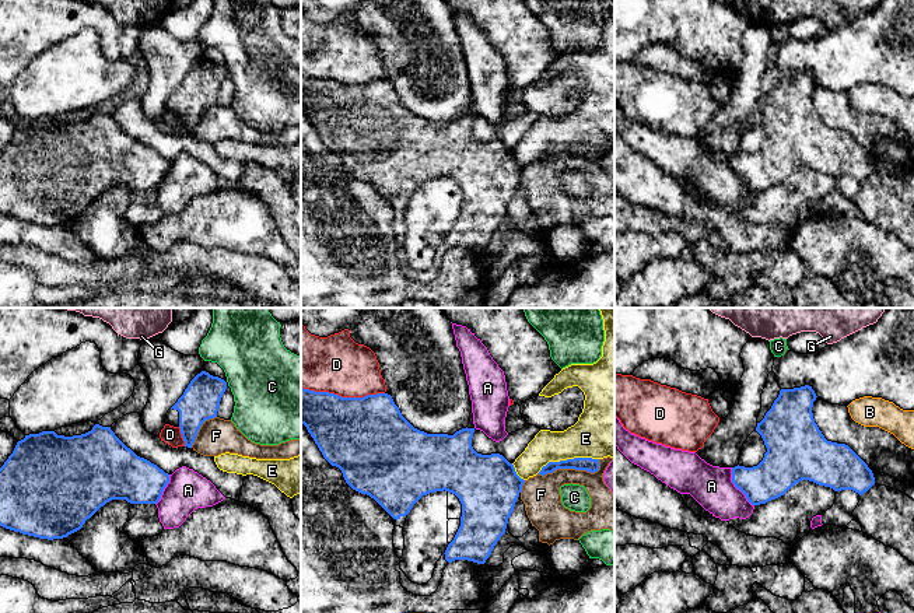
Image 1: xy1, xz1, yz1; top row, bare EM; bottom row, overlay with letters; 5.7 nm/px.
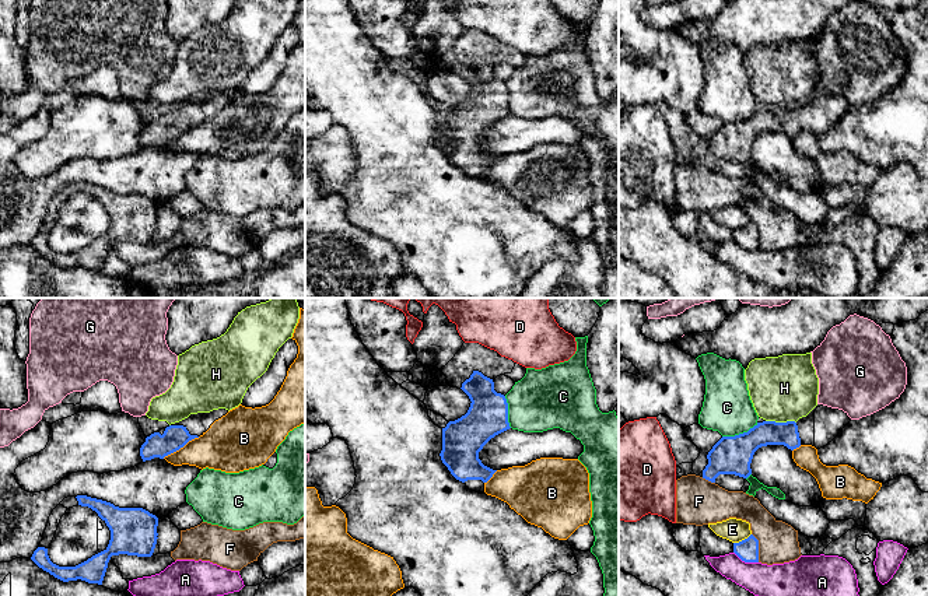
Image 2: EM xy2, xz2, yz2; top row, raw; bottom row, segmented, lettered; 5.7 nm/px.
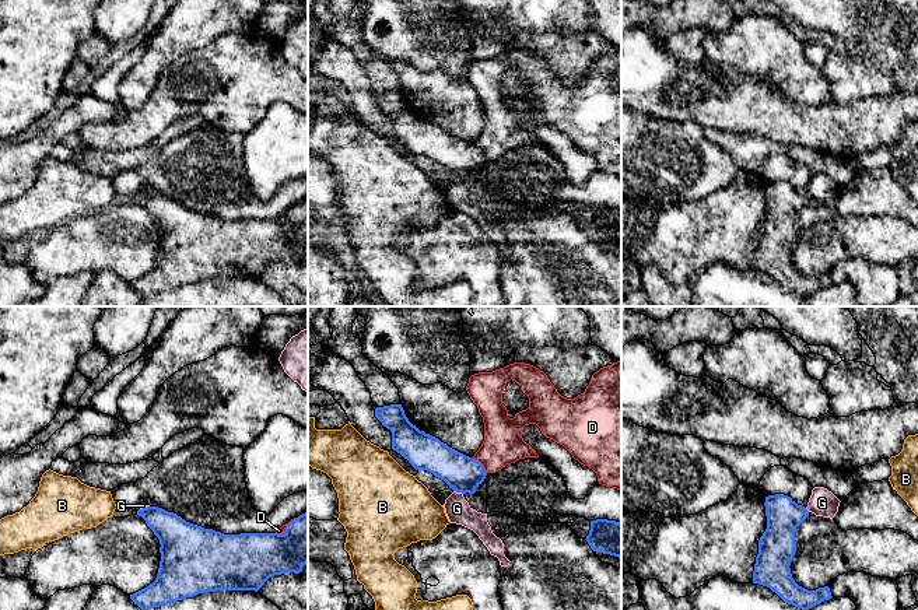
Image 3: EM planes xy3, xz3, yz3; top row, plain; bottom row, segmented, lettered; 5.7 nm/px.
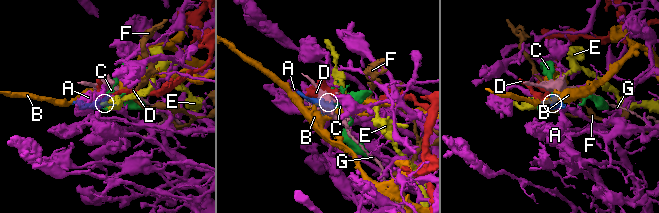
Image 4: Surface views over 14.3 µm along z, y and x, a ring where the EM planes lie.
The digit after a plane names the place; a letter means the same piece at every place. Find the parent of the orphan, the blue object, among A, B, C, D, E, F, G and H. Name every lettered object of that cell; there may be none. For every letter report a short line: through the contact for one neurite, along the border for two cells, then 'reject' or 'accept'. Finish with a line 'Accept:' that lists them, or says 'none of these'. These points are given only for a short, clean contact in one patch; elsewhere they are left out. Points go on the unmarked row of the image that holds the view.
A: reject
B: reject
C: reject
D: reject
E: reject
F: reject
G: xz3 (454, 176), (462, 181) | reject
H: yz2 (766, 107), (795, 109) | reject
Accept: none of these

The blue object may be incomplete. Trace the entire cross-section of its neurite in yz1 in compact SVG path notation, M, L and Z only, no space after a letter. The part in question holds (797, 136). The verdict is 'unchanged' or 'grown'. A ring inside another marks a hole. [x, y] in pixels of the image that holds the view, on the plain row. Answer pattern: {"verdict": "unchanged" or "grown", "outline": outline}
{"verdict": "unchanged", "outline": "M809 71L781 76L771 95L757 109L756 118L761 122L767 134L763 147L753 154L739 151L732 154L732 169L752 192L775 186L802 167L830 174L834 178L852 176L859 182L875 171L872 157L848 132L824 125L812 99L816 84Z"}

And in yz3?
{"verdict": "unchanged", "outline": "M784 180L765 183L764 193L767 215L758 227L753 270L770 274L785 290L802 297L831 285L828 273L807 277L791 260L789 252L796 238L795 215L809 203L809 197Z"}

